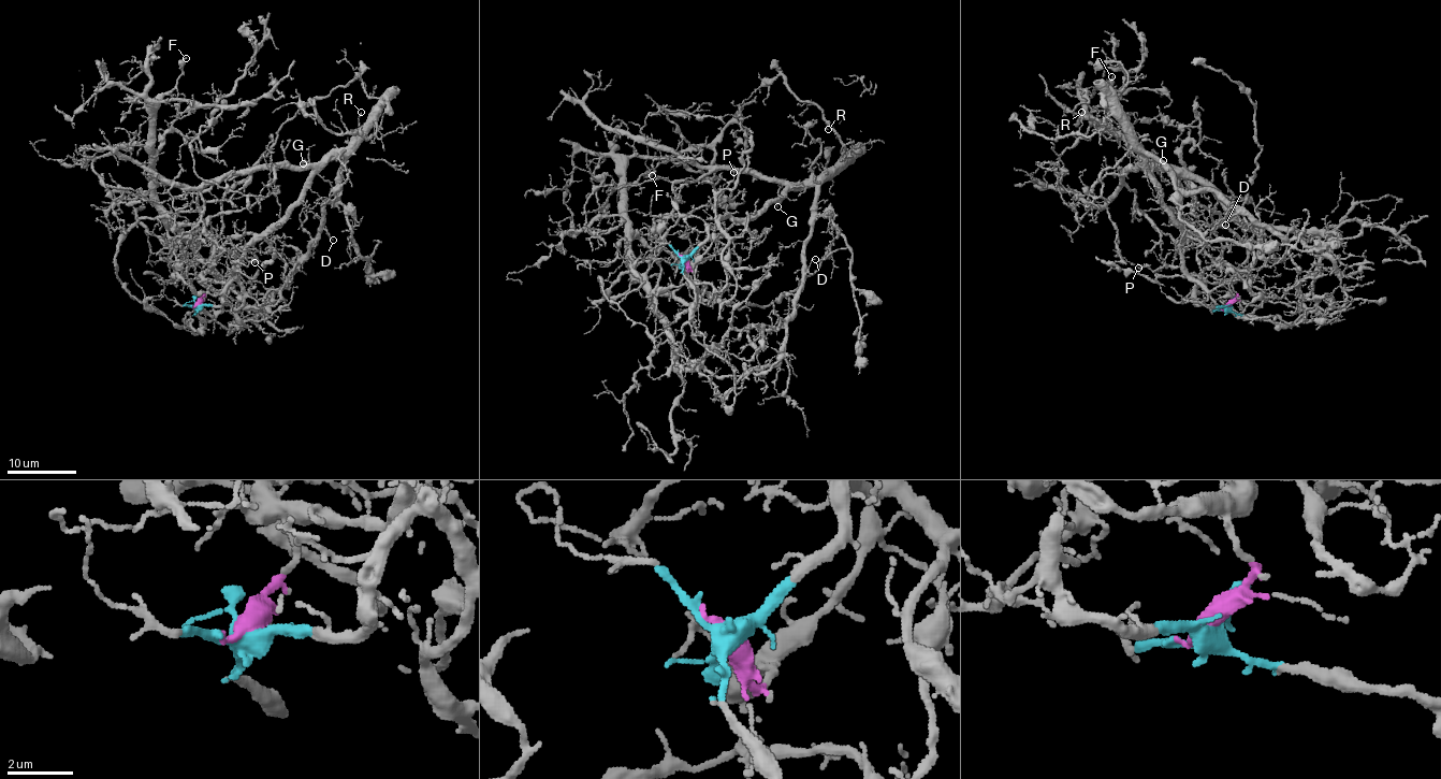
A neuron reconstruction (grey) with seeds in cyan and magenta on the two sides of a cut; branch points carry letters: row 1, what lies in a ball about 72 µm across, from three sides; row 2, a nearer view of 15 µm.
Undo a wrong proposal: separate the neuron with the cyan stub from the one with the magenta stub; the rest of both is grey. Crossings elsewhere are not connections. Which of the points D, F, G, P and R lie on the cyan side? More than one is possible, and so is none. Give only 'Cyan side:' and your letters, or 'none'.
Cyan side: D, G, P, R

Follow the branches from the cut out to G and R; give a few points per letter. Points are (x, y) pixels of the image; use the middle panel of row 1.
G: (682, 257), (687, 257), (717, 222), (754, 215), (781, 195), (786, 187), (782, 183), (776, 207)
R: (682, 257), (717, 222), (746, 219), (820, 177), (845, 148), (828, 124), (827, 129)

